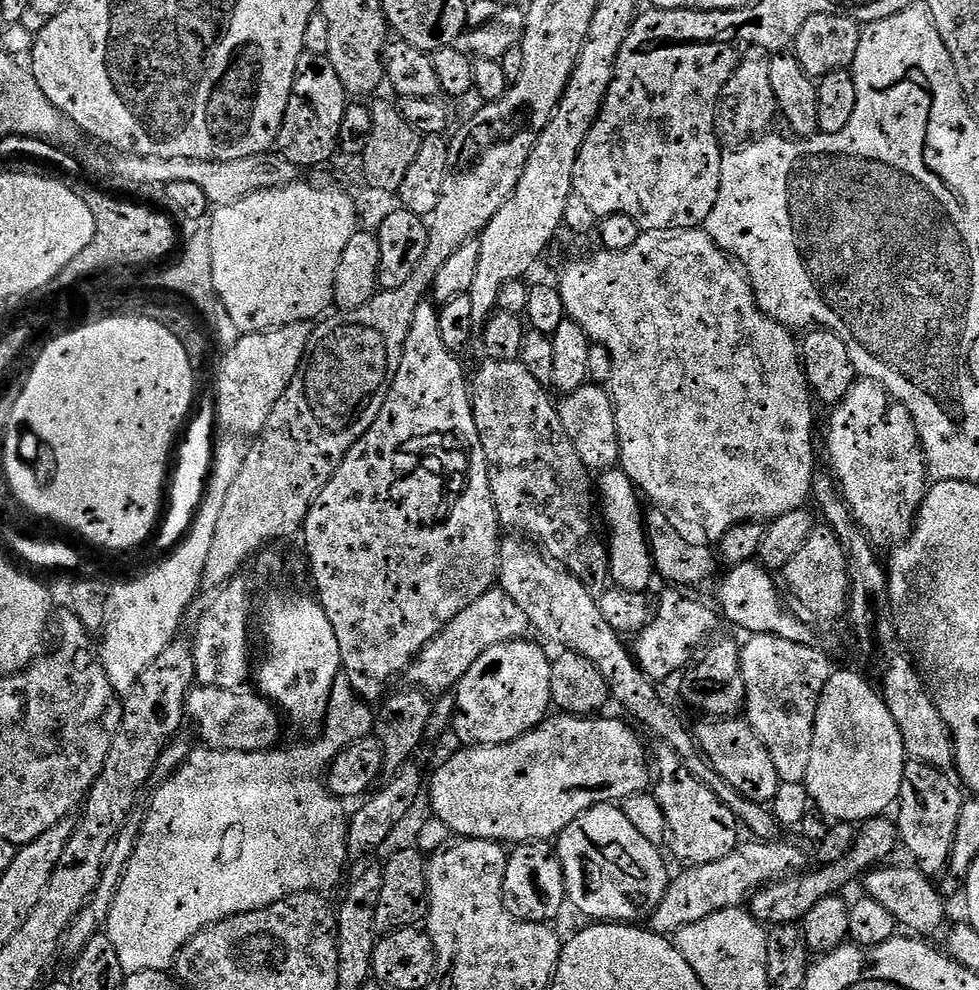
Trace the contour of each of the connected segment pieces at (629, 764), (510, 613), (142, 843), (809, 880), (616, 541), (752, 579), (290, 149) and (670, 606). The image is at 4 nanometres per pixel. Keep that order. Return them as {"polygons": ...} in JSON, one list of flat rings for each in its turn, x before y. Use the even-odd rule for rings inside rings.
{"polygons":[[[552,714,545,719,543,724,533,728,524,736,510,741,509,744,486,744,483,746,464,746,456,752,432,776,432,808,431,810,442,822,446,824,457,837,471,838,473,840,494,840,507,842,509,845,527,844,530,840,547,840,559,837,560,833,574,822,586,810,595,804,605,802,624,802,627,796,643,793,644,787,650,784,650,756,644,753,644,744,640,736,631,728,631,723,623,724,620,720,596,720,600,718,585,718,582,716,569,716,567,714]],[[493,586,486,594,482,594,482,598,478,598,478,602,470,602,470,606,466,606,466,610,458,614,458,618,451,620,420,651,408,667,406,679,412,683,409,685,429,694,451,692,460,683,466,670,470,670,470,666,474,666,474,662,478,662,478,658,482,658,482,654,486,654,490,646,519,640,529,628,522,606,518,606,518,602,514,602,514,598,510,598,510,594,506,594,503,588]],[[341,674,334,682,334,690,330,690,328,715,324,718,322,731,324,731,324,737,321,740,316,740,313,744,300,744,297,748,276,746,262,752,218,752,214,748,200,746,197,752,196,749,189,751,188,761,169,780,165,780,159,785,160,789,152,796,148,817,143,817,140,837,136,840,136,849,124,872,122,882,118,886,118,894,112,903,106,925,106,935,110,938,110,942,114,942,114,950,118,950,118,962,122,962,124,973,131,974,142,970,158,972,167,969,179,957,182,949,204,928,209,928,212,924,217,924,243,912,253,912,259,908,265,908,282,898,293,896,296,892,332,888,339,882,340,875,344,872,344,860,349,859,349,817,346,814,344,816,344,808,340,805,343,804,341,797,329,790,323,779,316,780,316,776,323,777,336,755,342,750,346,750,348,744,364,740,374,732,373,705,356,693,354,686,344,674]],[[887,815,874,816,859,825,854,838,854,846,848,851,846,858,842,858,833,864,817,867,817,872,804,870,799,874,792,874,787,878,773,880,771,884,757,888,750,897,750,911,757,920,768,926,794,924,803,921,805,914,810,910,814,910,814,906,822,898,843,893,845,891,843,888,855,876,857,878,863,877,869,870,883,865,887,861,884,859,895,848,898,848,898,829,895,823]],[[619,467,599,473,598,508,604,511,604,524,608,527,606,545,611,583,623,591,644,594,652,584,654,565,646,531,646,508,640,505,640,500,642,496,636,485]],[[749,562,736,567,729,567,728,573,720,580,720,589,716,596,720,599,719,611,732,624,745,628,748,634,771,634,787,640,803,641,808,632,804,624,799,624,790,613,784,609,784,600,780,597,781,585,771,571,759,562]],[[306,50,298,58,298,70,294,78,294,86,290,94,290,102,286,106,284,121,280,127,280,136,275,142,279,155,285,160,295,164,297,169,316,168,319,164,324,164,337,155,340,145,340,131,342,130,343,114,346,107,346,93,342,82,335,72,330,58,323,51,312,52]],[[670,586,661,596,660,602,651,615,650,621,637,635,634,644,634,656,648,677,654,682,661,682,674,672,679,673,693,659,694,650,713,630,716,624,717,611,707,608,705,602,690,594,682,586]]]}

